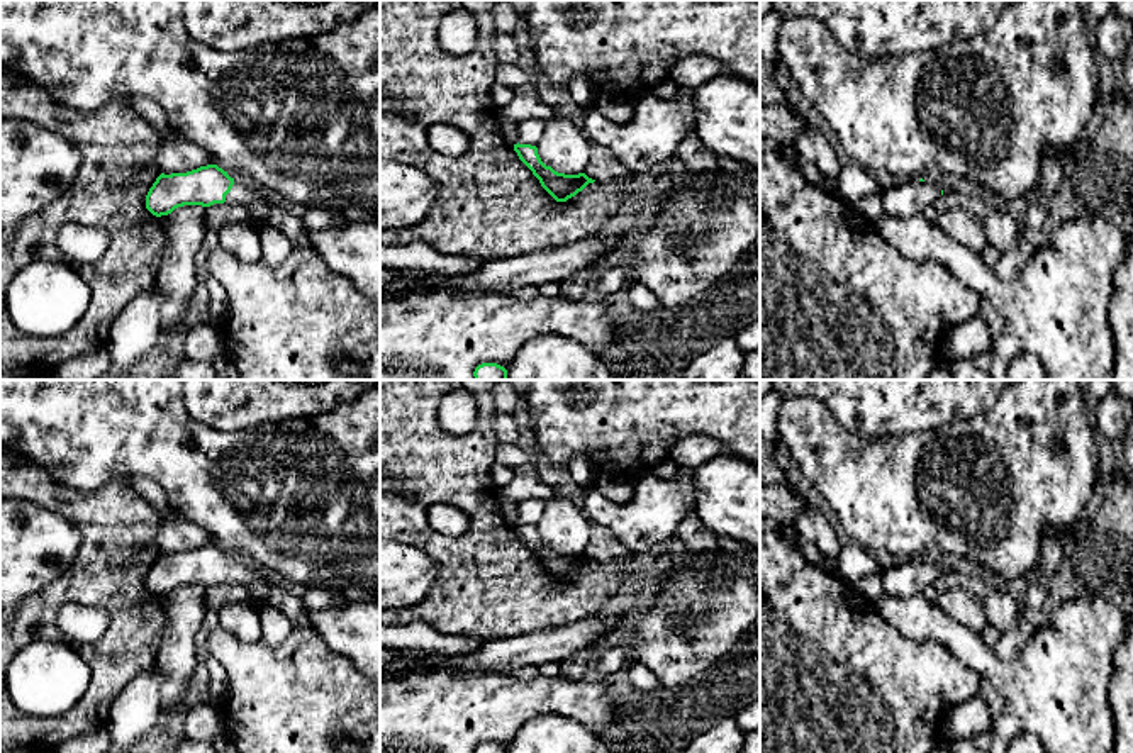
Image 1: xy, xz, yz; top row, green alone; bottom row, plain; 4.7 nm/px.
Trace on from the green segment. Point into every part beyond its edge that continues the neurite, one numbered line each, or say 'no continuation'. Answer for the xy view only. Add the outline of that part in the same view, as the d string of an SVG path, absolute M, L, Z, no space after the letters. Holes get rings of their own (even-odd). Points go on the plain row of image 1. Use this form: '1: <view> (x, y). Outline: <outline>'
1: xy (260, 587). Outline: M227 555L234 560L234 565L226 575L226 583L241 587L254 604L273 602L278 590L276 580L263 570L241 561L237 556Z

